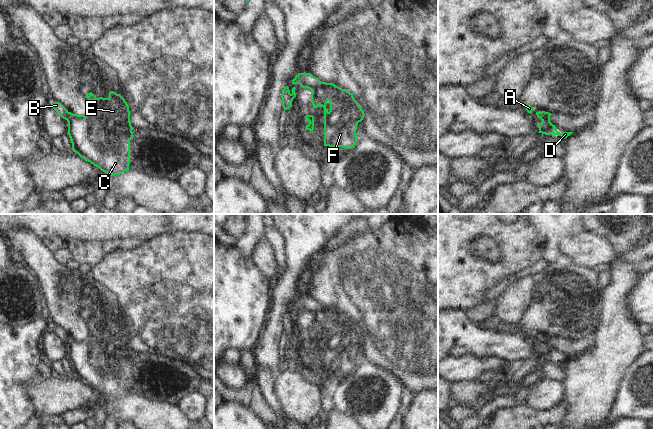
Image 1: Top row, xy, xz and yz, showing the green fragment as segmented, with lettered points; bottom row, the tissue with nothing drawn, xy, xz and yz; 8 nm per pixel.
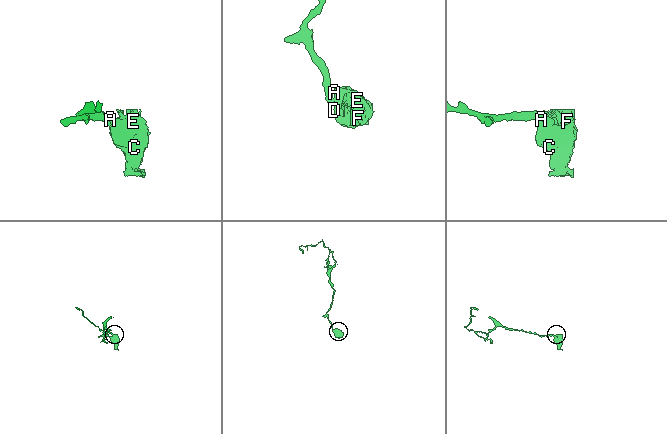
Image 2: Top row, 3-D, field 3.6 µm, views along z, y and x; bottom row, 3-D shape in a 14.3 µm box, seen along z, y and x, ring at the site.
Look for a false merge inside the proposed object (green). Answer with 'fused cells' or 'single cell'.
fused cells

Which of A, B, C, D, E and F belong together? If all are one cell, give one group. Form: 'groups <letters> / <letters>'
groups A C D E F / B

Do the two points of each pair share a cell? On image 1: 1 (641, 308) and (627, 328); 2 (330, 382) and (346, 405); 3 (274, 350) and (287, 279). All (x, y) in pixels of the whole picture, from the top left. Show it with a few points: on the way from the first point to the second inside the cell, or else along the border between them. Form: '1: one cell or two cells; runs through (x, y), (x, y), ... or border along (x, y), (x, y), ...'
1: two cells; border along (629, 295), (629, 312), (640, 324)
2: two cells; border along (348, 373), (338, 385), (332, 397)
3: one cell; runs through (273, 332), (274, 316), (280, 297)

